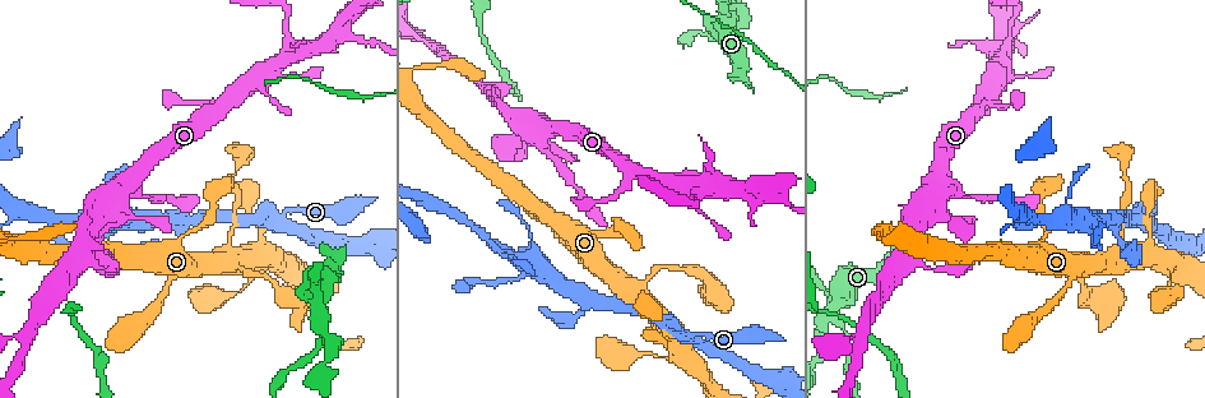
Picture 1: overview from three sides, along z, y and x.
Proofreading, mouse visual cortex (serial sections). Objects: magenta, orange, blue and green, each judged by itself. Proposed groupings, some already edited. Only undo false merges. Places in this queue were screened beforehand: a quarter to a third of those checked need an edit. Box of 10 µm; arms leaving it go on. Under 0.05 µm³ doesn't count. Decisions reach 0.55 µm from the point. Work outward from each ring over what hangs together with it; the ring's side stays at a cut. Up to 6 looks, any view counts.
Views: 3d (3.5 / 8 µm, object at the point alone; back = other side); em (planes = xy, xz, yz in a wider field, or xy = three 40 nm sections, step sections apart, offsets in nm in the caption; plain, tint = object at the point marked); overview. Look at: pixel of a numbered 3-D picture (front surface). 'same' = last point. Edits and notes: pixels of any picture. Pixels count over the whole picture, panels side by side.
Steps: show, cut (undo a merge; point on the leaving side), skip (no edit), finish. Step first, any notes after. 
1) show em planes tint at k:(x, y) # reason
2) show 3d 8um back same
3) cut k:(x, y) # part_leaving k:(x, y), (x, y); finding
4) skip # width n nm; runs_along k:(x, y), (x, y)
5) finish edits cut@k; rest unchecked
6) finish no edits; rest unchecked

show 3d 3.5um back at 1:(679, 330) # arms run side by side

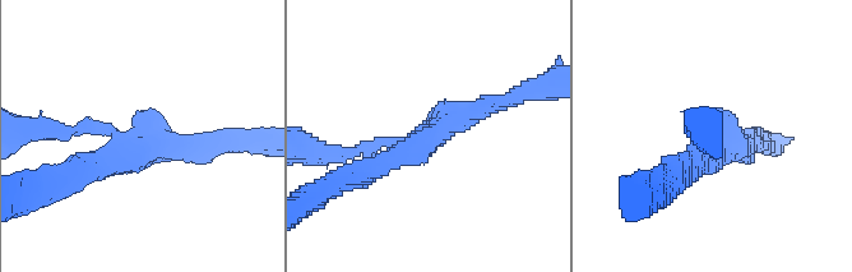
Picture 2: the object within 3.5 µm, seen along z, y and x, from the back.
show em xy step 5 tint at 2:(426, 137) # arms 3; arm_widths 150, 200, 250 nm; shape alone is not enough

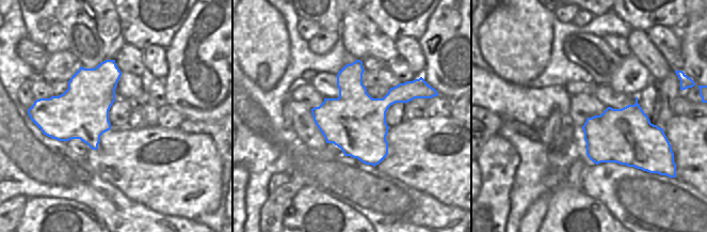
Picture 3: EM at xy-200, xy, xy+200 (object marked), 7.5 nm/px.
show em xy step 2 tint same # cut it another way

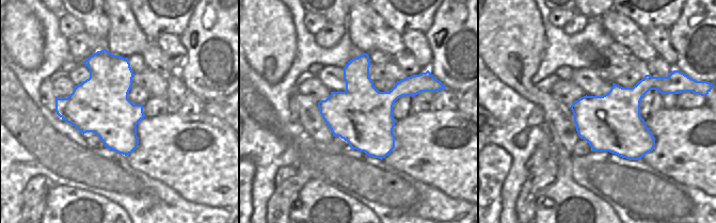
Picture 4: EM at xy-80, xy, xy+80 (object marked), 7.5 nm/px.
skip # runs_along 2:(350, 152), (425, 142), (503, 102); continuous, no second cell

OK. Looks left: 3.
show 3d 3.5um at 1:(639, 288) # looks like a crossing

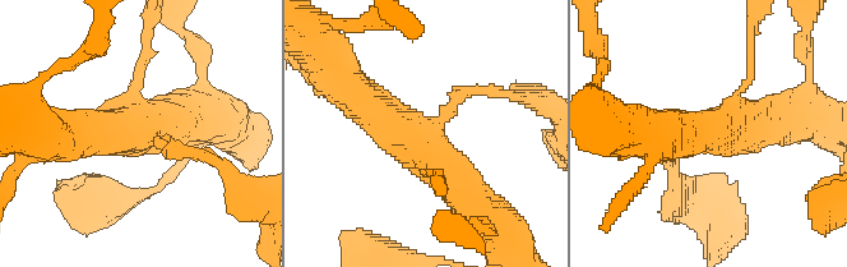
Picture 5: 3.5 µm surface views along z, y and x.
show em planes tint at 5:(145, 137) # arms 4; arm_widths 100, 200, 500, 500 nm

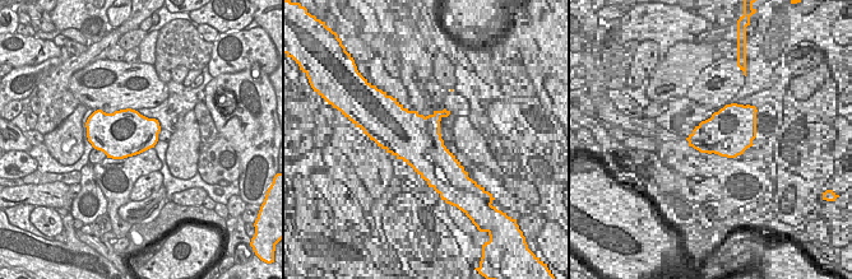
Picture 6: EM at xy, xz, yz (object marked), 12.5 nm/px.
skip # runs_along 5:(347, 87), (449, 175), (477, 208); all the same cell

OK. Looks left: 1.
finish no edits; rest unchecked

